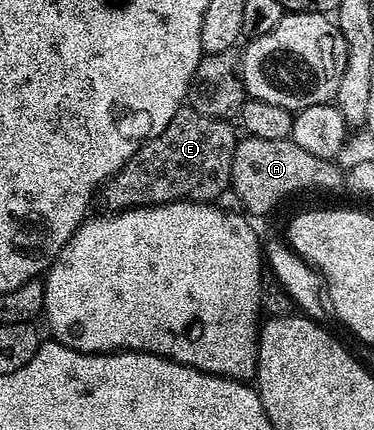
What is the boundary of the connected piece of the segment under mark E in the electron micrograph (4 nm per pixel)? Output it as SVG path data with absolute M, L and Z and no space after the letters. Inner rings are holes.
M183 105L159 135L146 140L114 177L106 180L100 191L100 199L102 195L106 206L103 208L116 212L181 199L189 199L191 203L218 201L230 187L232 157L239 141L230 127L233 126L227 120L196 113L196 109Z

